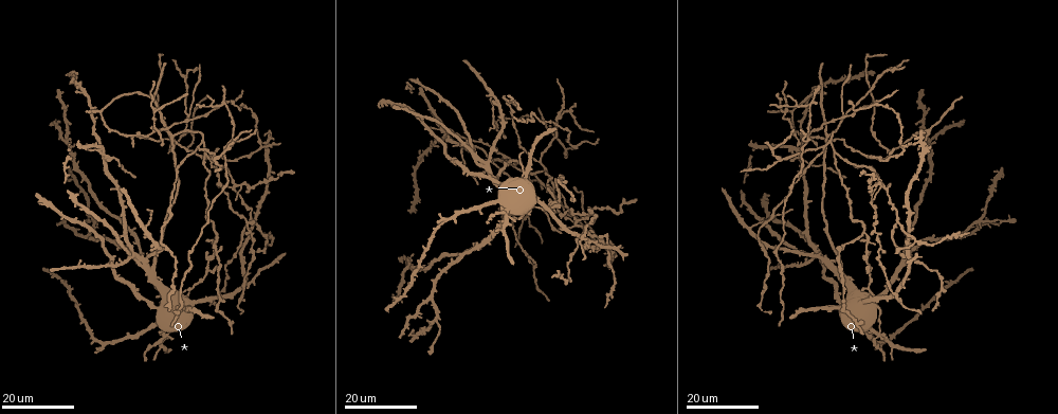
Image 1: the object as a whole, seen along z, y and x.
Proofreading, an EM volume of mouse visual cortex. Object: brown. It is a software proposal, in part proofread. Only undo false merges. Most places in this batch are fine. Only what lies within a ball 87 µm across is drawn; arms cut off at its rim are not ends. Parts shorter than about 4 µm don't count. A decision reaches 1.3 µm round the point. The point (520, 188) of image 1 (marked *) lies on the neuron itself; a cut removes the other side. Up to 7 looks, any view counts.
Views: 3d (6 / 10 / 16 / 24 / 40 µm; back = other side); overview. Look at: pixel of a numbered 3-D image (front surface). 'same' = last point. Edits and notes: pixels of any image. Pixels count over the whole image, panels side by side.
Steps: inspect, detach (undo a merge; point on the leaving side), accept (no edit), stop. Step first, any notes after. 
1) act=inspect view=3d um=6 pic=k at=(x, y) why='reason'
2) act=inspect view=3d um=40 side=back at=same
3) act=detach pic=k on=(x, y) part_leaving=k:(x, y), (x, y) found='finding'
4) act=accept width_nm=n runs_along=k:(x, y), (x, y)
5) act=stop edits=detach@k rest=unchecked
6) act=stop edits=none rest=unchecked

act=inspect view=3d um=24 pic=1 at=(836, 151) why='side arm on a straight run'

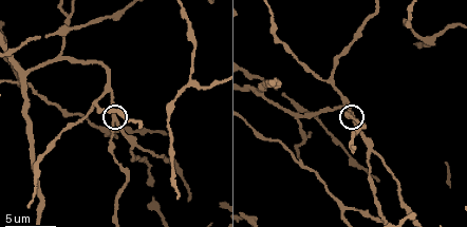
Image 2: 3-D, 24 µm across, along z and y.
act=inspect view=3d um=10 pic=2 at=(116, 121)

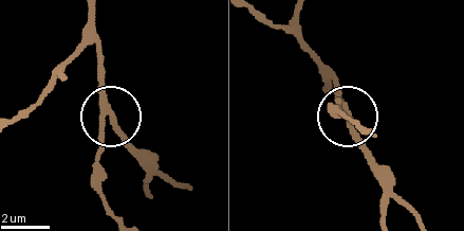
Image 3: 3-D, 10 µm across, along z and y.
act=inspect view=3d um=10 side=back pic=3 at=(110, 114)

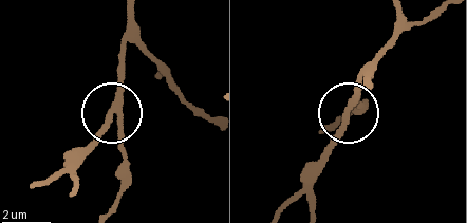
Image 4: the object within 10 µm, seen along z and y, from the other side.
act=accept found='one neuron here'

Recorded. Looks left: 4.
act=inspect view=3d um=6 pic=2 at=(303, 140) why='three-way junction'

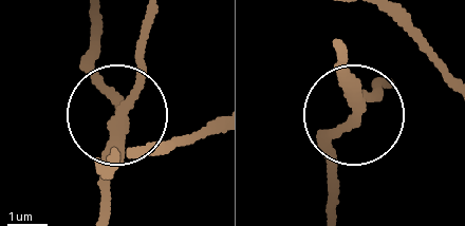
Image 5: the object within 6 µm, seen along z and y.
act=inspect view=3d um=6 side=back pic=5 at=(356, 115)

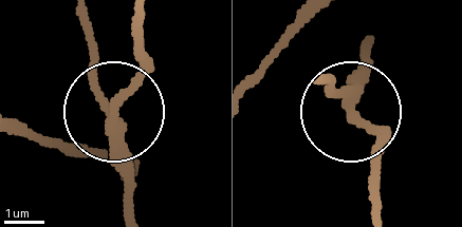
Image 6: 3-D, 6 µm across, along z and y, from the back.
act=accept arms=3 runs_along=6:(129, 207), (129, 156), (98, 87), (88, 29) found='all the same neuron'

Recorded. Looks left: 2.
act=inspect view=3d um=16 pic=1 at=(153, 115) why='three-way junction'

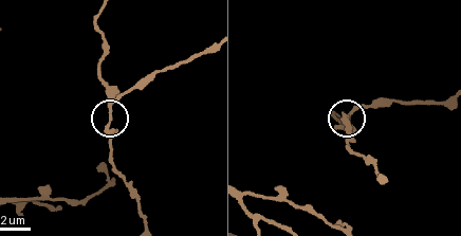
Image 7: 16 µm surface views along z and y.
act=inspect view=3d um=6 pic=7 at=(111, 111)

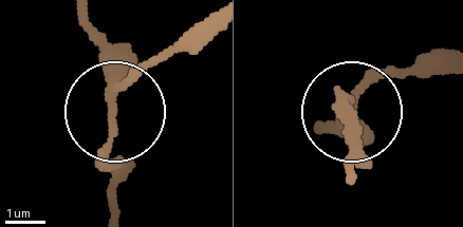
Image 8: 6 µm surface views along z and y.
act=accept arms=3 found='continuous, no second neuron'

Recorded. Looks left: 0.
act=stop edits=none rest=unchecked

